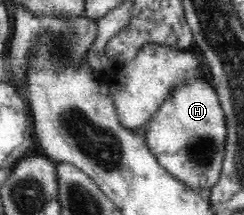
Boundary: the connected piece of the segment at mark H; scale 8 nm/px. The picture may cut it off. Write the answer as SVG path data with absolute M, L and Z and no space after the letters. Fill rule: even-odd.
M208 76L189 79L177 85L147 123L144 137L157 162L173 178L197 193L209 194L222 173L227 125L217 90L210 84Z

